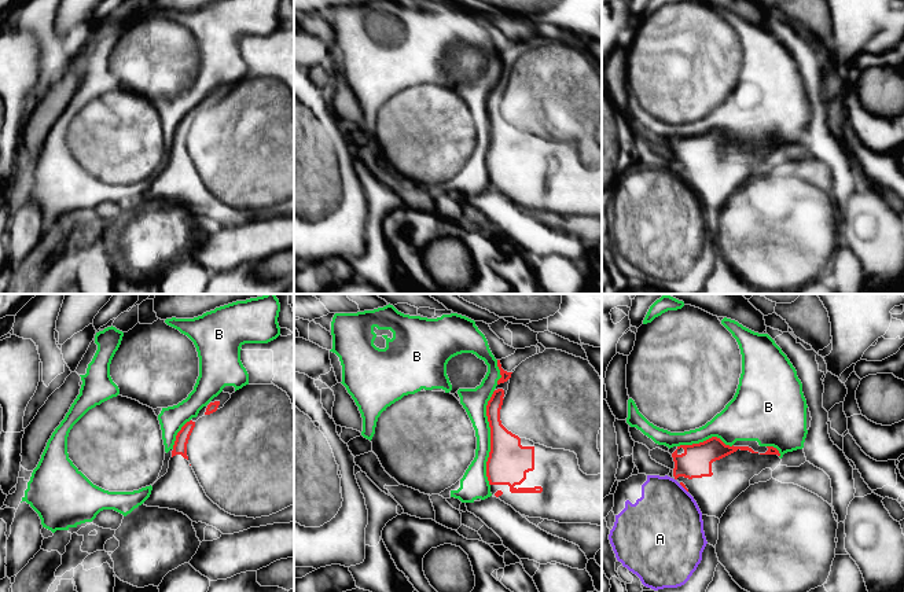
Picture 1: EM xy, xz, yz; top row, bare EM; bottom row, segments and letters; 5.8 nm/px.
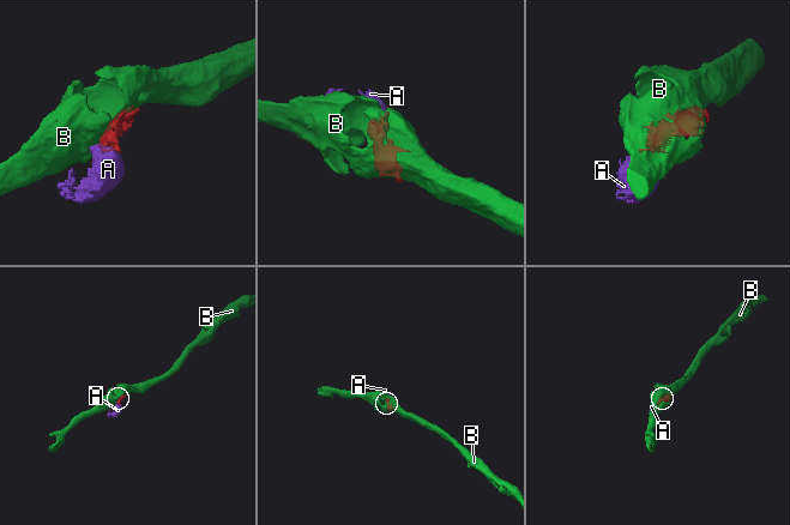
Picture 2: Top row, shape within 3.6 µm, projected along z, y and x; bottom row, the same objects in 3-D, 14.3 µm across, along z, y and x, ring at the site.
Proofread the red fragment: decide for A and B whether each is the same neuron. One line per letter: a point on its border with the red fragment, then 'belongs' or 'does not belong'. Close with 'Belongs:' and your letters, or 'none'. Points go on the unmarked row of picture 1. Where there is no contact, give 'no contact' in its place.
A: yz (683, 179) | does not belong
B: xz (491, 131) | does not belong
Belongs: none

